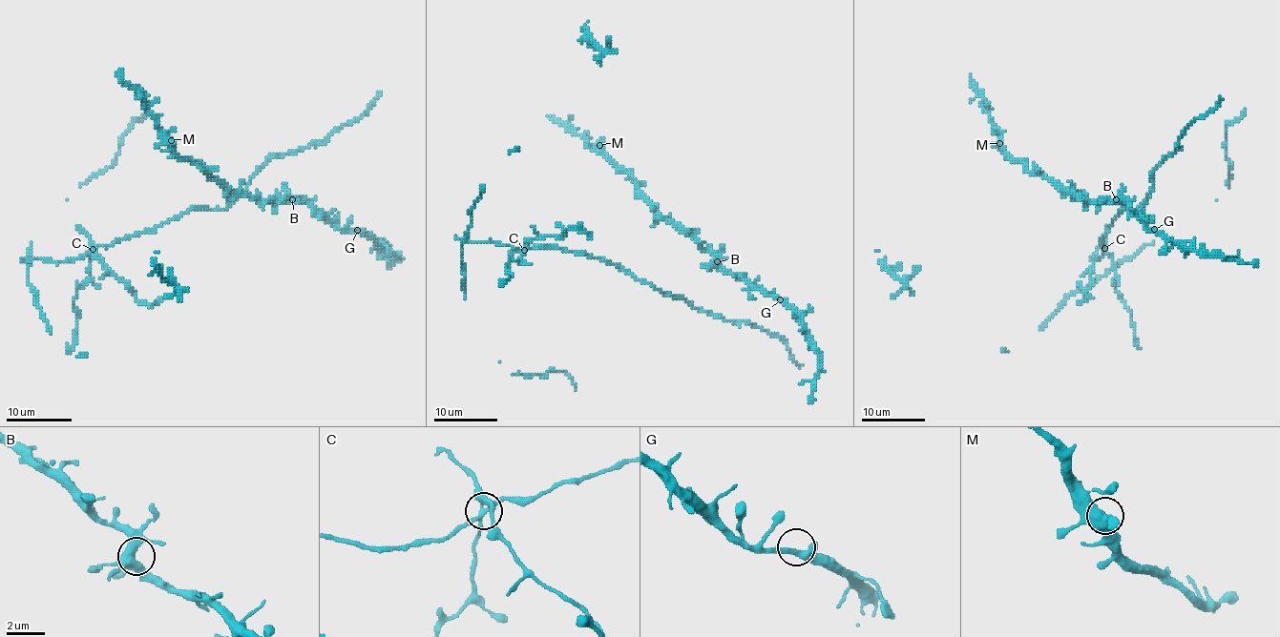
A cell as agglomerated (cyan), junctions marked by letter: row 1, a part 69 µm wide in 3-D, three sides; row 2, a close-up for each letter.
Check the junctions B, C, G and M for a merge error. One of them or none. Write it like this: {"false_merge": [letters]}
{"false_merge": ["C"]}

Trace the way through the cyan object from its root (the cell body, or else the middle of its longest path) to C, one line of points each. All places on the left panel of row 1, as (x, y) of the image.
C: (171, 218), (150, 230), (120, 238), (112, 244), (97, 244), (93, 250)

